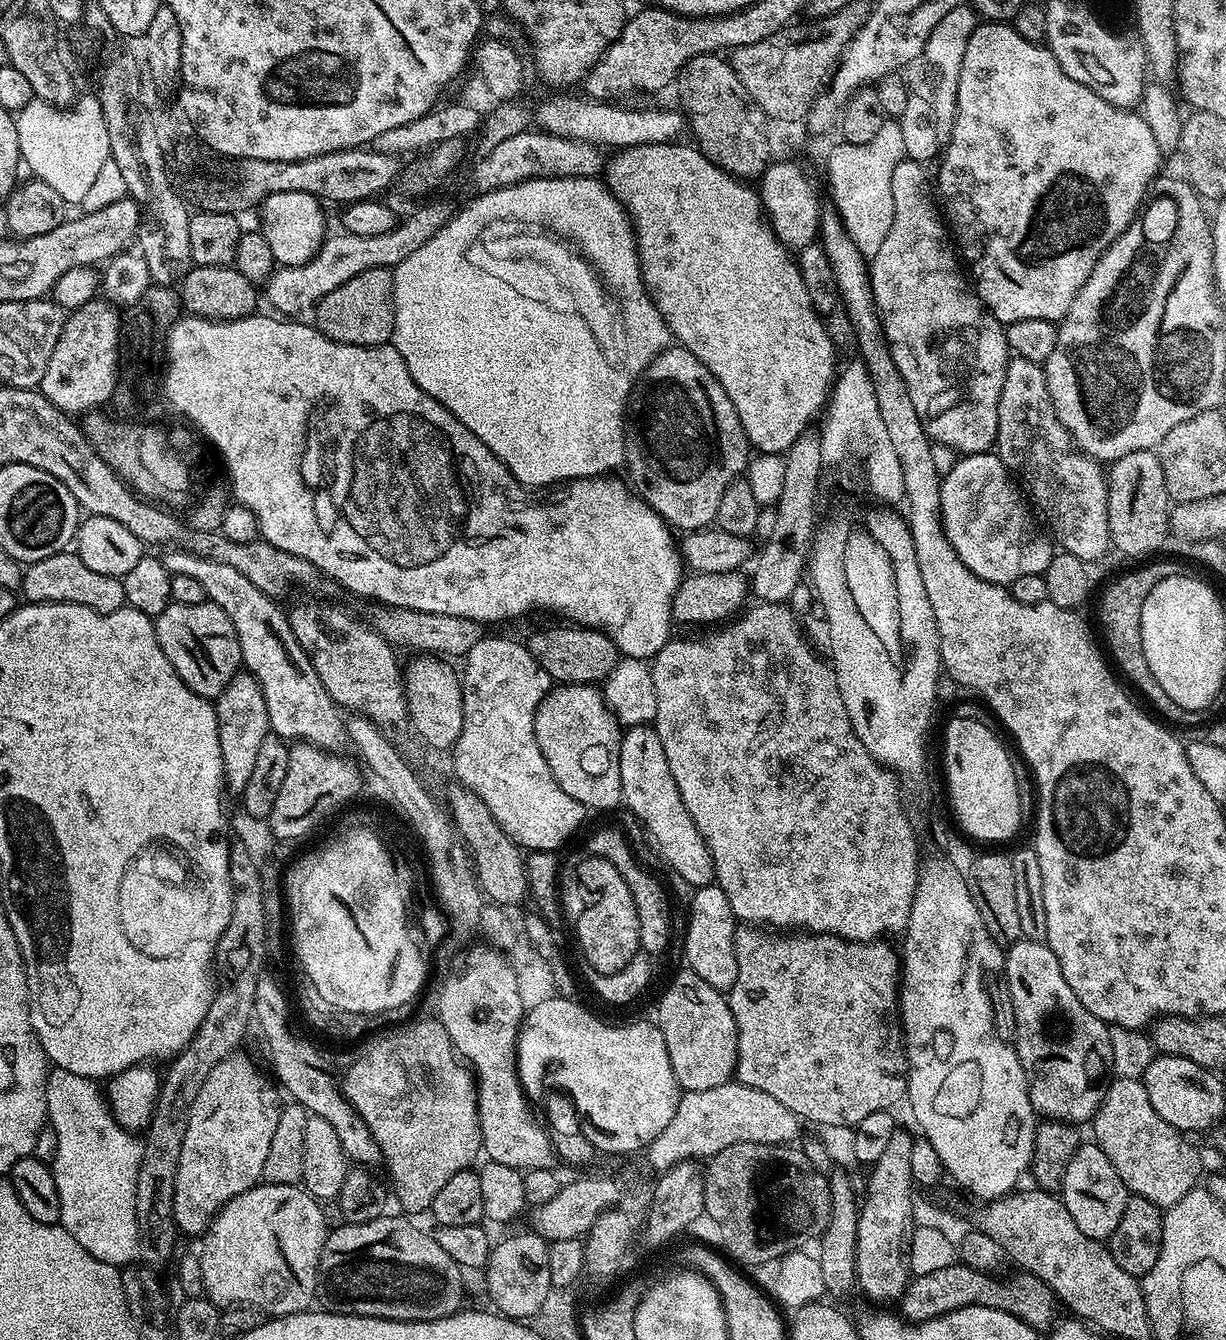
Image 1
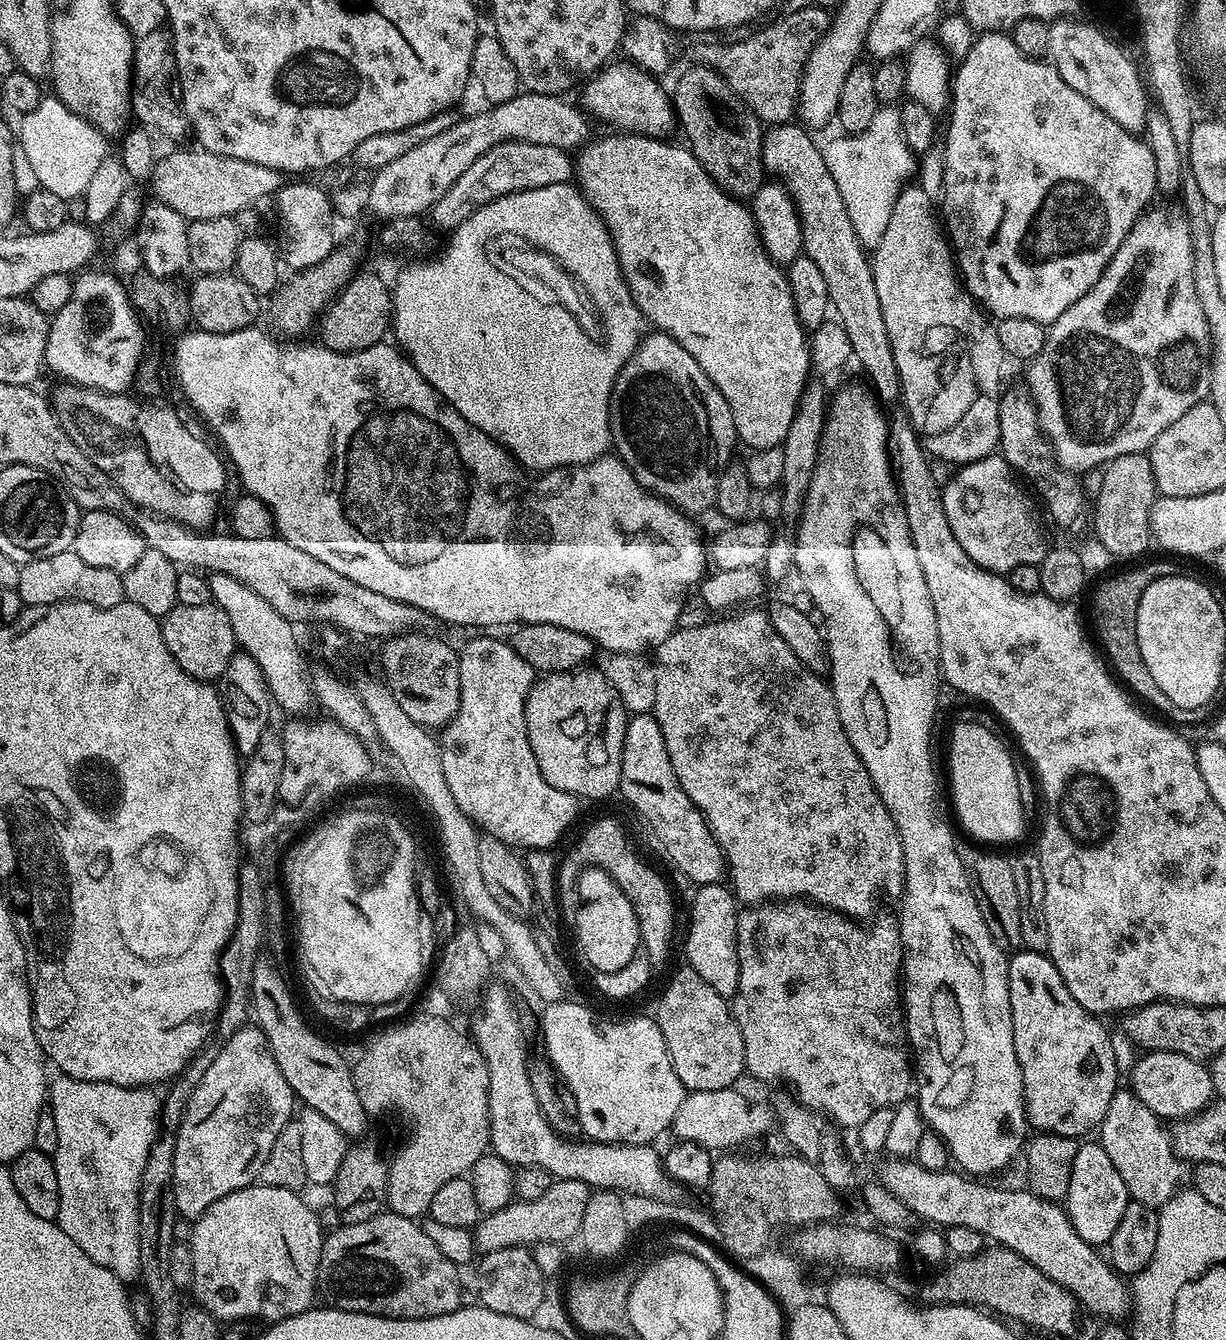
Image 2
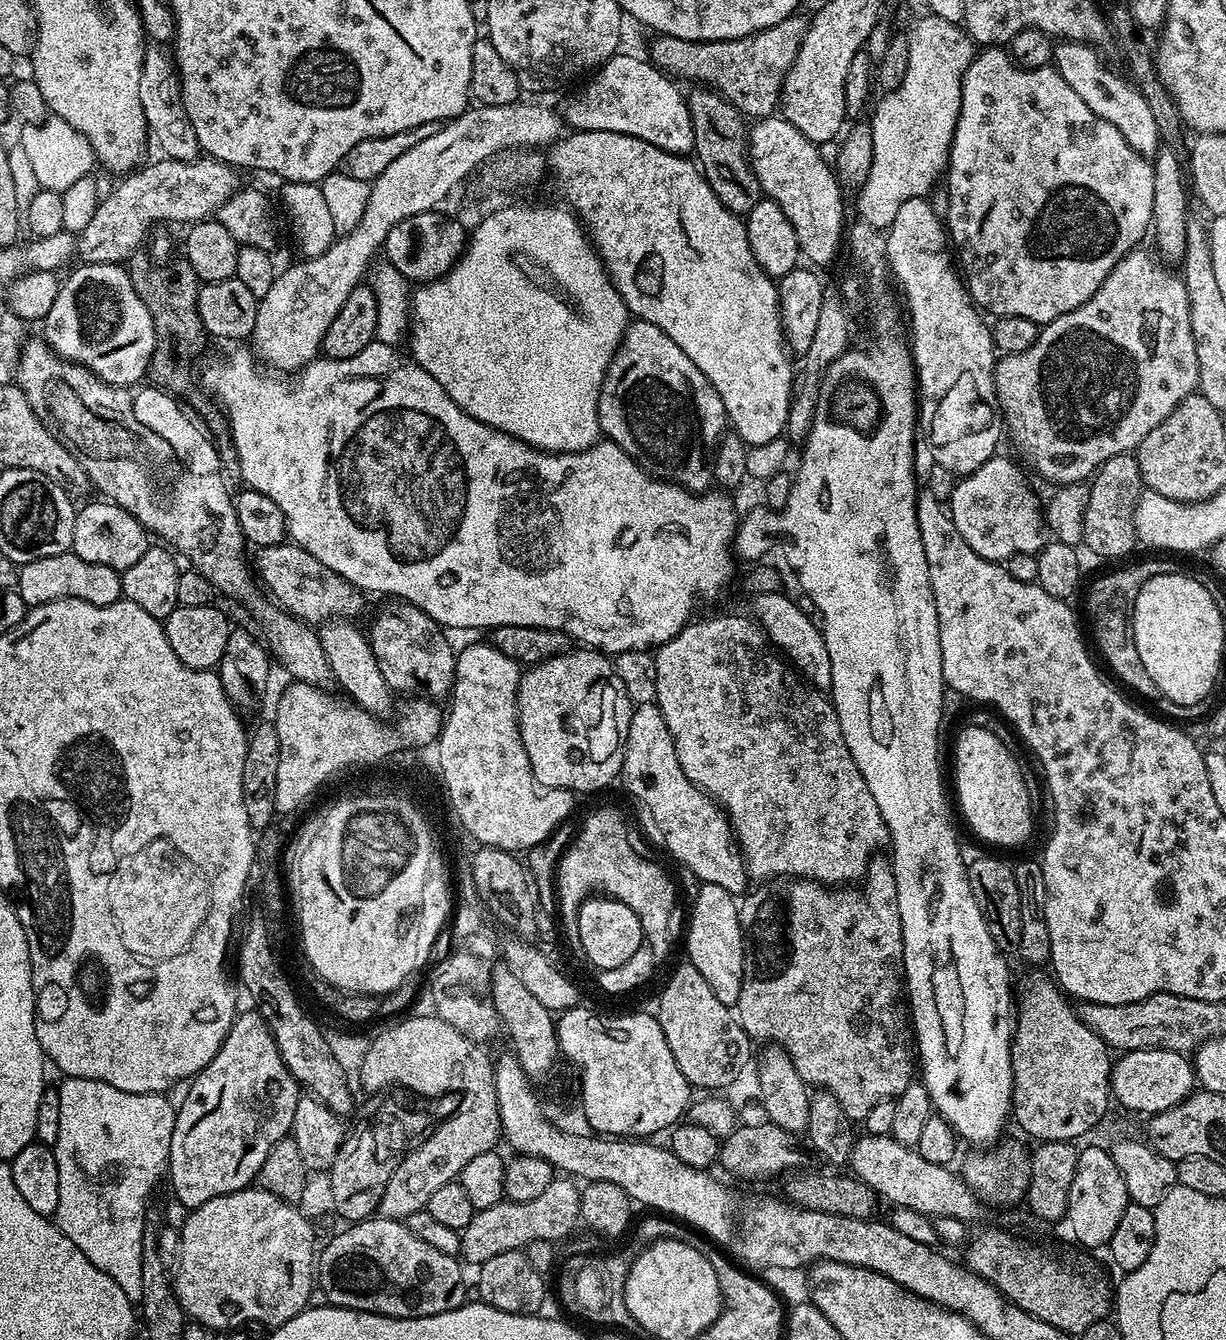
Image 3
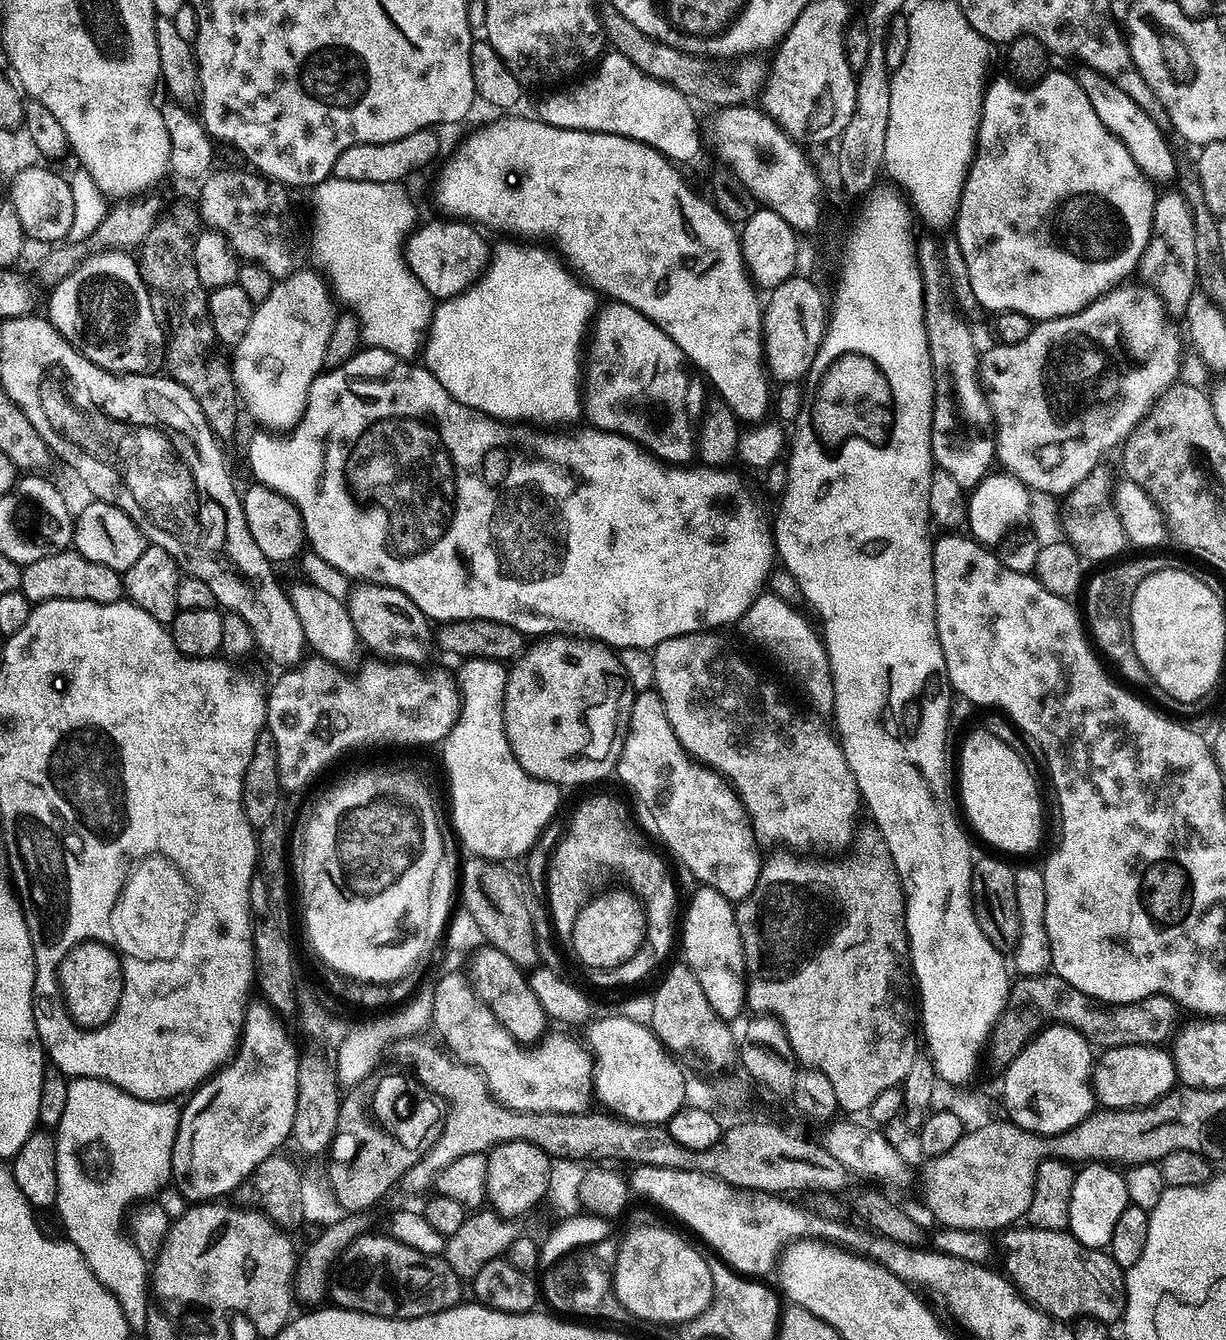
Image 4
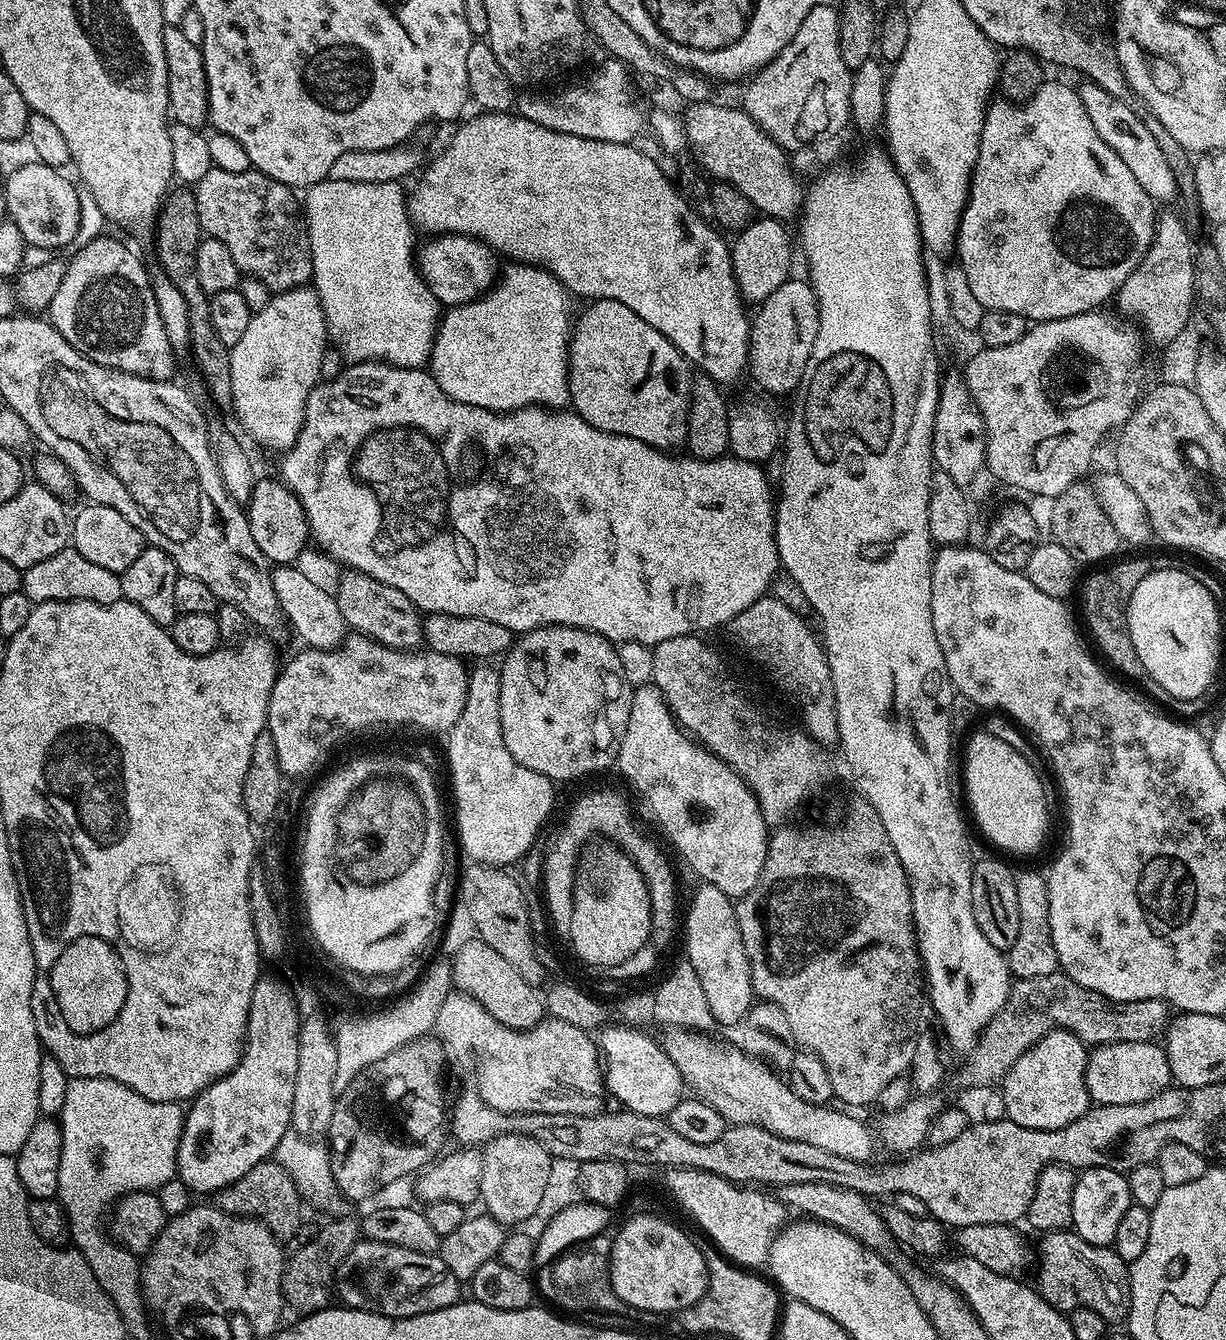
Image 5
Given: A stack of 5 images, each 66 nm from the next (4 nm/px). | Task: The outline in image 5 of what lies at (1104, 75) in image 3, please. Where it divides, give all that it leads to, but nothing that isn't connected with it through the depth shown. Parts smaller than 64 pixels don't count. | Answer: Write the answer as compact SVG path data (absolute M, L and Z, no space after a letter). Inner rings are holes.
M1084 82L1084 85L1079 85L1078 91L1088 117L1094 122L1094 130L1098 130L1102 140L1119 154L1126 166L1130 166L1130 172L1134 174L1134 178L1138 178L1138 184L1142 186L1142 190L1146 190L1149 198L1153 202L1175 201L1178 196L1176 179L1170 170L1170 162L1166 162L1166 154L1162 154L1158 142L1154 140L1151 127L1147 123L1144 125L1136 117L1135 110L1130 105L1123 104L1123 99L1114 98L1112 93L1096 83Z

